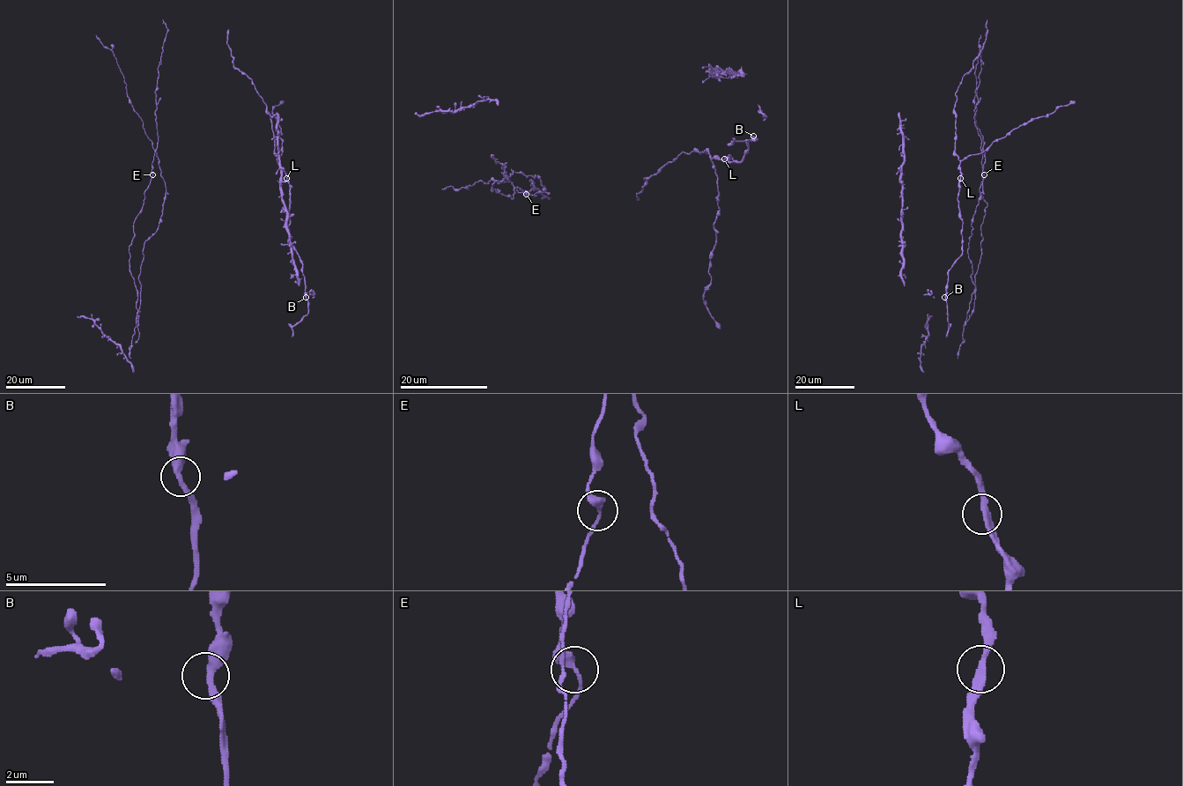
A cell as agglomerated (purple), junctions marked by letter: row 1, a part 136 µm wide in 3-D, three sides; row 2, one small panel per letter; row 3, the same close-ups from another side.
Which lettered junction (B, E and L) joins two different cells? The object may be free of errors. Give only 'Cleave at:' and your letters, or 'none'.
Cleave at: none

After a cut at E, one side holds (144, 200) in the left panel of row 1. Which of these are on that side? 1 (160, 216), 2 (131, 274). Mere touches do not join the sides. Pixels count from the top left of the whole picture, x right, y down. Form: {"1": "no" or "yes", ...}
{"1": "no", "2": "yes"}

